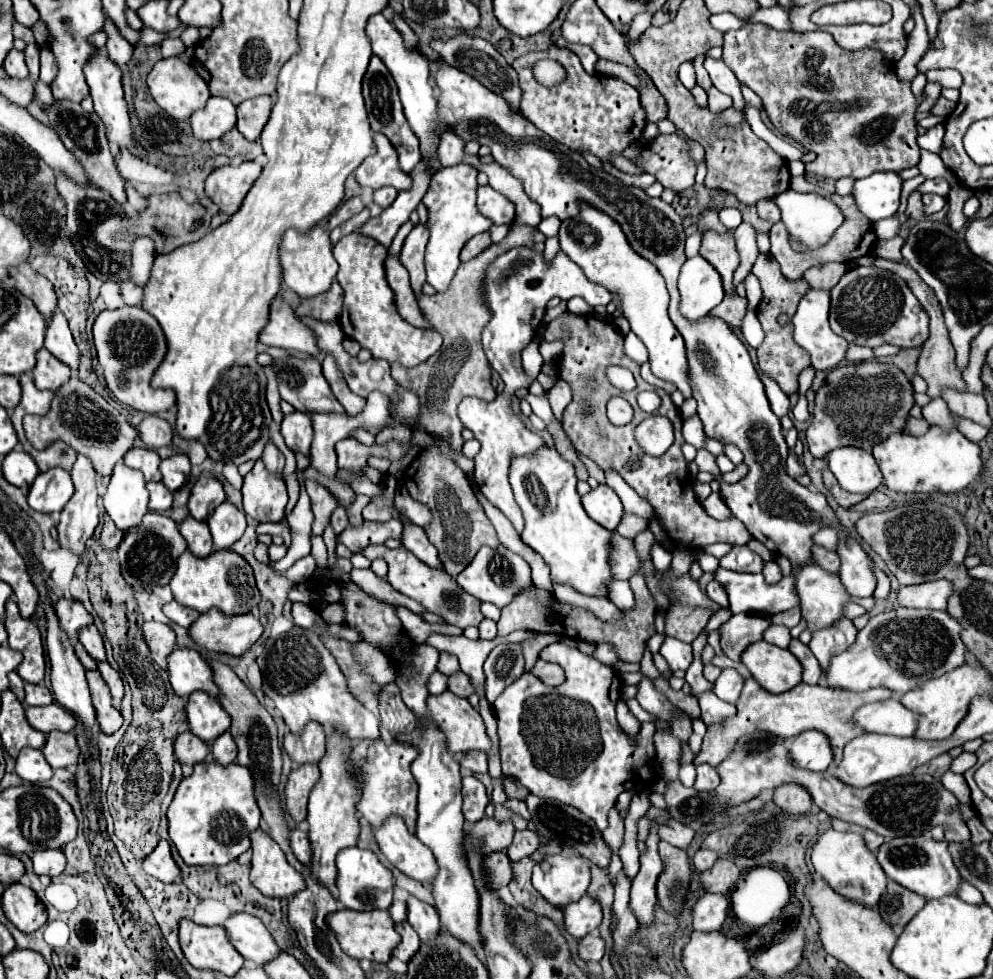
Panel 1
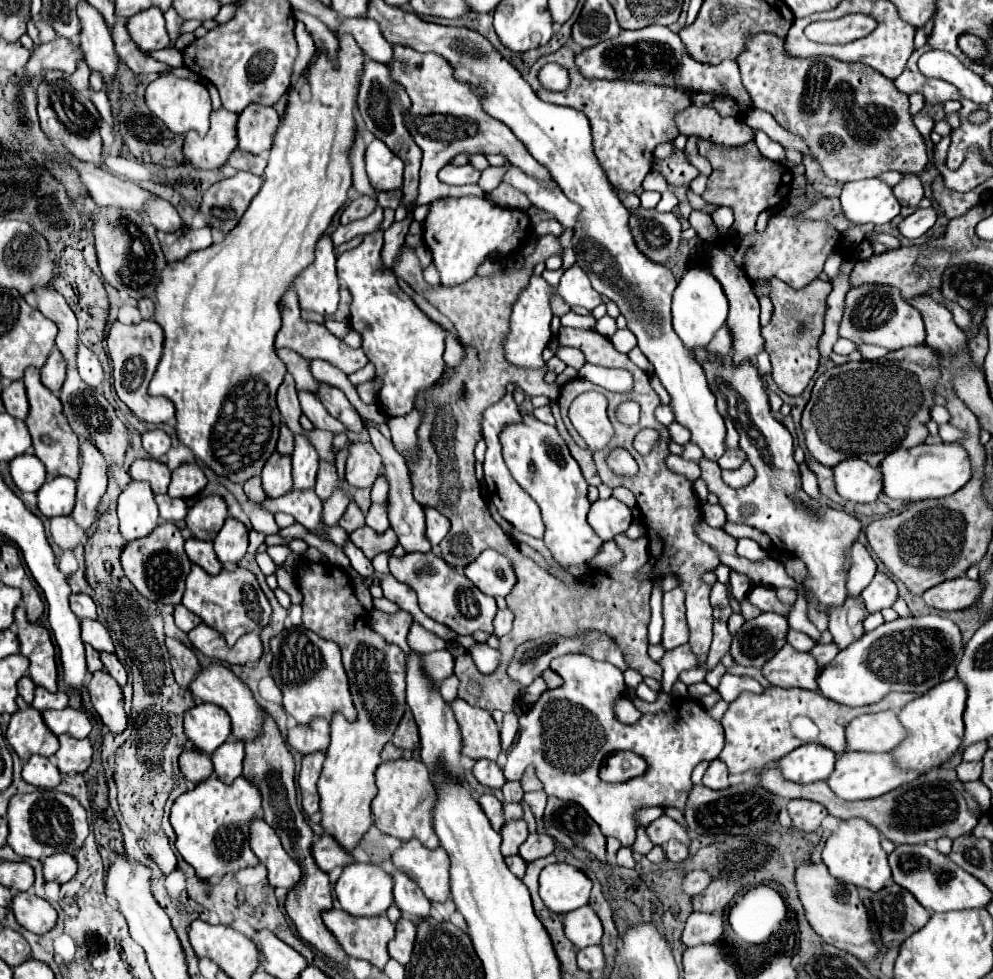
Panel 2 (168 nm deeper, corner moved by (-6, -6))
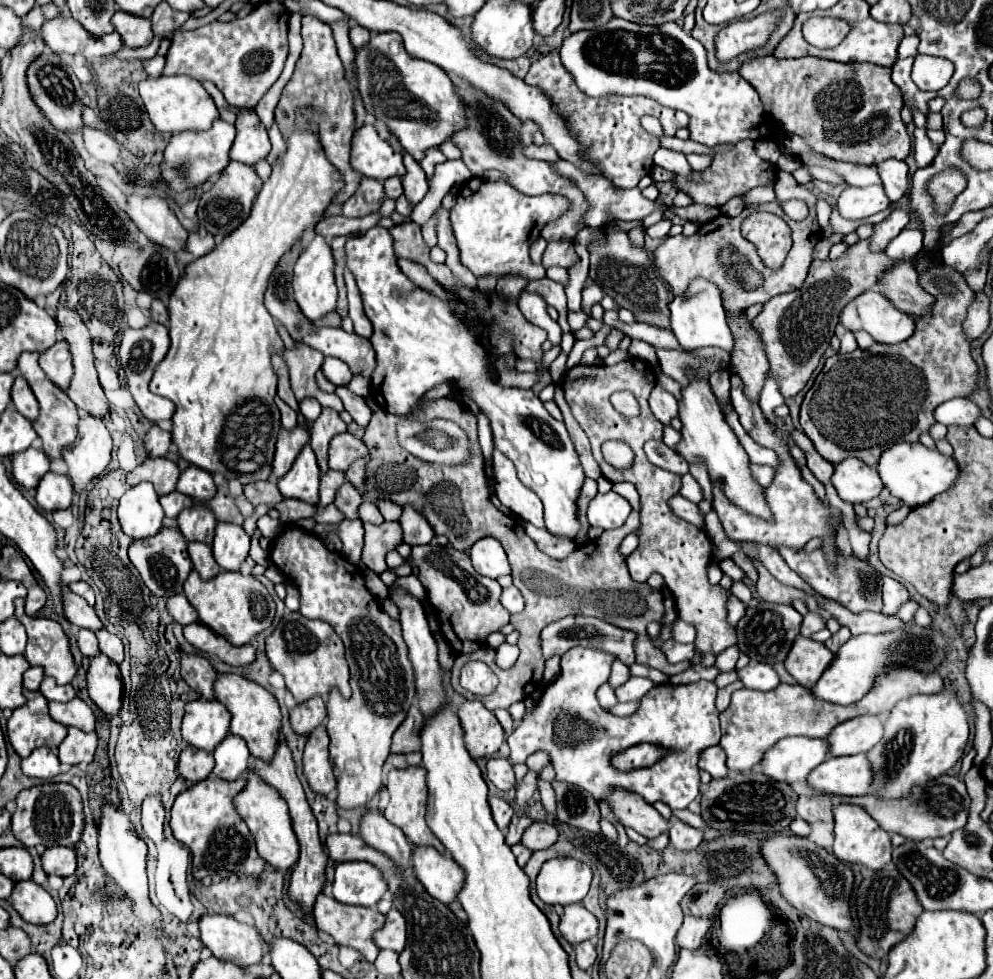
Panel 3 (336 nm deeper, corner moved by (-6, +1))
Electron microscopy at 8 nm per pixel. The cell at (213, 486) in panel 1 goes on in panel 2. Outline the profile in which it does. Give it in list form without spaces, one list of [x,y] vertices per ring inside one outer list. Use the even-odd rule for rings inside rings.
[[[206,496],[188,510],[186,526],[194,538],[214,540],[226,518],[226,502],[220,496]]]

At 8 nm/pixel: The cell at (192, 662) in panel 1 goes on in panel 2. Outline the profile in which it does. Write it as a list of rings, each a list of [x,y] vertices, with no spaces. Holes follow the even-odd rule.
[[[210,664],[208,668],[202,668],[198,678],[190,684],[190,692],[192,692],[192,696],[200,698],[202,702],[212,702],[212,704],[216,704],[228,712],[228,716],[232,718],[232,734],[236,740],[242,740],[242,742],[254,740],[256,736],[262,734],[264,710],[254,700],[250,688],[234,672],[230,672],[226,666]]]

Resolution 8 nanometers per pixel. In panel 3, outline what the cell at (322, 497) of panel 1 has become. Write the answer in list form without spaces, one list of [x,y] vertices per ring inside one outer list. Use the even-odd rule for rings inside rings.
[[[322,409],[322,415],[312,423],[310,429],[310,445],[318,457],[318,467],[322,473],[328,471],[328,445],[330,439],[338,433],[346,431],[344,421],[332,409]]]

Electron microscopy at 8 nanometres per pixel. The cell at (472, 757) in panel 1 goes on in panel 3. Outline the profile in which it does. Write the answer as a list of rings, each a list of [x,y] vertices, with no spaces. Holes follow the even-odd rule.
[[[490,759],[486,763],[486,771],[488,771],[488,779],[500,789],[500,791],[508,791],[508,789],[514,789],[516,787],[516,781],[514,781],[514,769],[512,765],[506,761],[506,759]]]

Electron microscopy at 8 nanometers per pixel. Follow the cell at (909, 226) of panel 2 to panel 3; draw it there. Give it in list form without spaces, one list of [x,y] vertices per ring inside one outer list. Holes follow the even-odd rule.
[[[894,209],[882,223],[876,225],[876,231],[870,237],[872,249],[874,251],[886,249],[888,241],[894,239],[910,223],[910,219],[912,219],[912,211],[908,211],[908,209]]]

